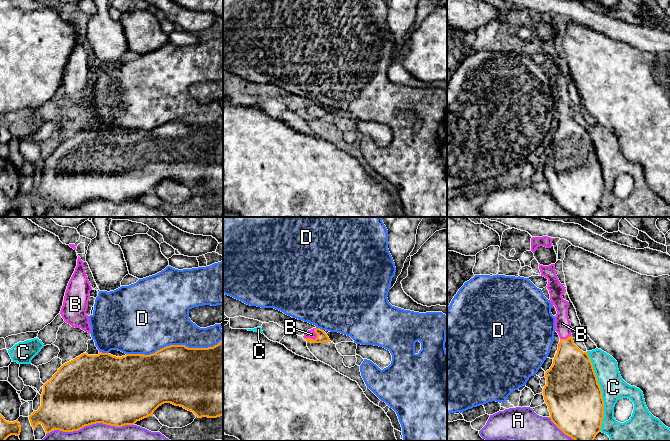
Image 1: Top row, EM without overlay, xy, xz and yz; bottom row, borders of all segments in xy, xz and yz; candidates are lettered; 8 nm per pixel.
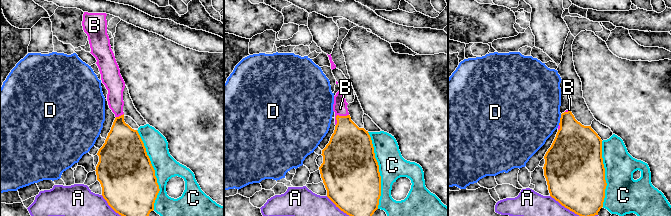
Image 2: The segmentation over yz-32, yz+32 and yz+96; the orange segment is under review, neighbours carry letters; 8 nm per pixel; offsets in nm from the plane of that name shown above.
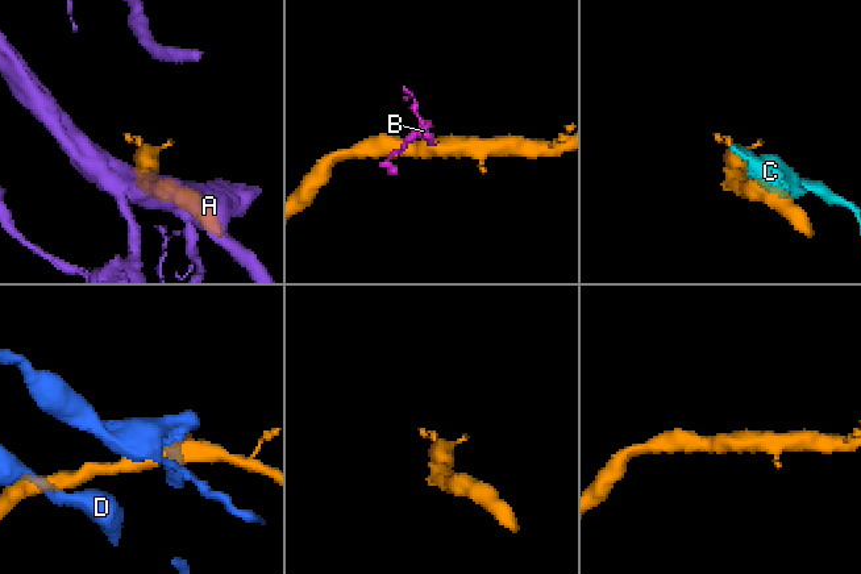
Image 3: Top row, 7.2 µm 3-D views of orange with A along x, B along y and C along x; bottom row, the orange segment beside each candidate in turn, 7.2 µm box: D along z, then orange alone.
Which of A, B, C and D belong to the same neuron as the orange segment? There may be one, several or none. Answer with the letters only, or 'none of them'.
B

